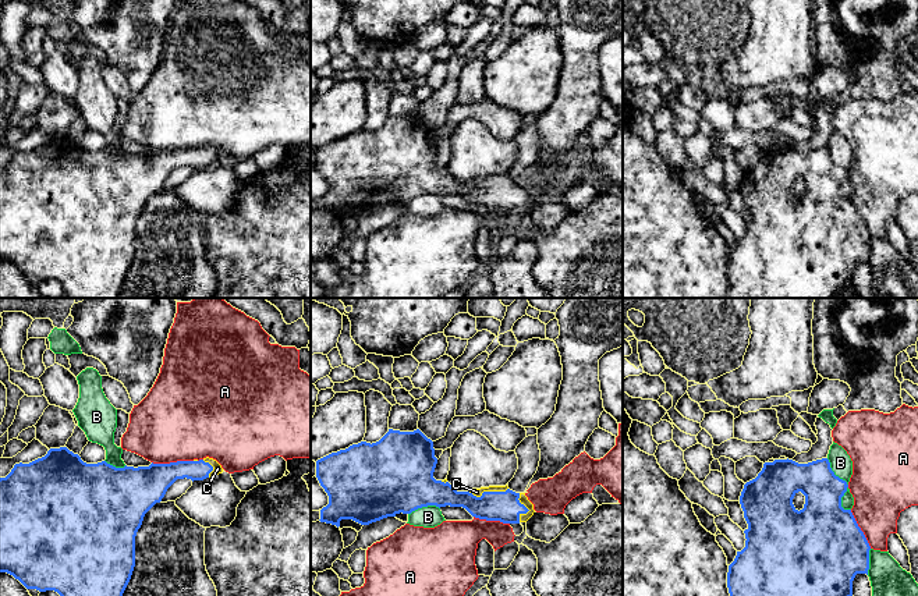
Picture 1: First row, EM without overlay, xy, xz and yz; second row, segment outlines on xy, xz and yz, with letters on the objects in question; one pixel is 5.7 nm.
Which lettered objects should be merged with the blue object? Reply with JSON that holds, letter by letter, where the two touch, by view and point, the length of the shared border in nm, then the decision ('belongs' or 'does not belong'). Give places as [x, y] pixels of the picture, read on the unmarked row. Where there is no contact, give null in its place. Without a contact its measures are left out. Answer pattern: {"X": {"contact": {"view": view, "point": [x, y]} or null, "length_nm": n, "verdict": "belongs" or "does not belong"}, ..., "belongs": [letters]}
{"A": {"contact": {"view": "xy", "point": [172, 151]}, "length_nm": 240, "verdict": "does not belong"}, "B": {"contact": {"view": "yz", "point": [847, 173]}, "length_nm": 340, "verdict": "does not belong"}, "C": {"contact": {"view": "xz", "point": [488, 180]}, "length_nm": 240, "verdict": "belongs"}, "belongs": ["C"]}

